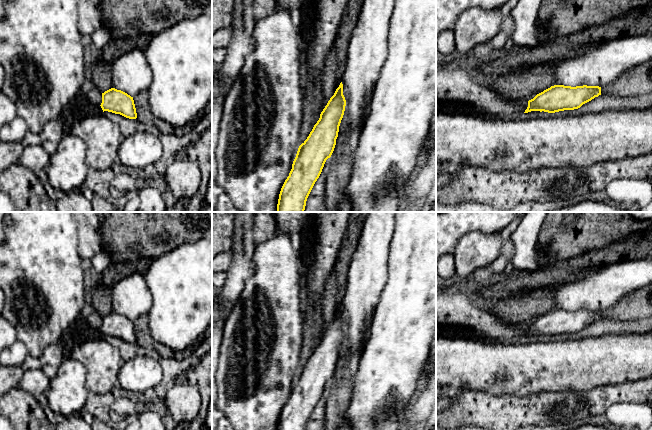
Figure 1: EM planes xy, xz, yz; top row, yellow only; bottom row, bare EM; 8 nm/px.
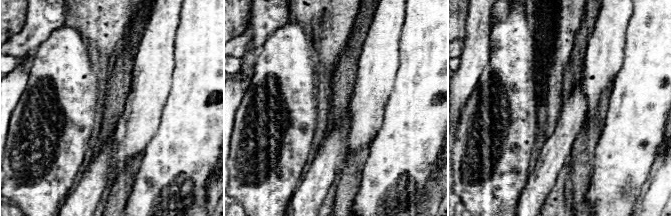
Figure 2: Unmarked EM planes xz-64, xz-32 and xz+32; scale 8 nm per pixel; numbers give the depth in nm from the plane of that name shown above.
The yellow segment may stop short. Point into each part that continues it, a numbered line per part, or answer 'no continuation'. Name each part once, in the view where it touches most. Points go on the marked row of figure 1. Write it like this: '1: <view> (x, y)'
no continuation

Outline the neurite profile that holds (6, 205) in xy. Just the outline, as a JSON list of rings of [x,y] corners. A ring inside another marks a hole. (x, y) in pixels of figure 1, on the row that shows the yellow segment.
[[[0,191],[0,212],[16,212],[12,200],[2,191]]]

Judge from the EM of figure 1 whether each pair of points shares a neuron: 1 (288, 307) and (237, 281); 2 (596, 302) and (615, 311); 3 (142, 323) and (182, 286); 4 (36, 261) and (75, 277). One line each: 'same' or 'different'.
1: different
2: different
3: different
4: same

